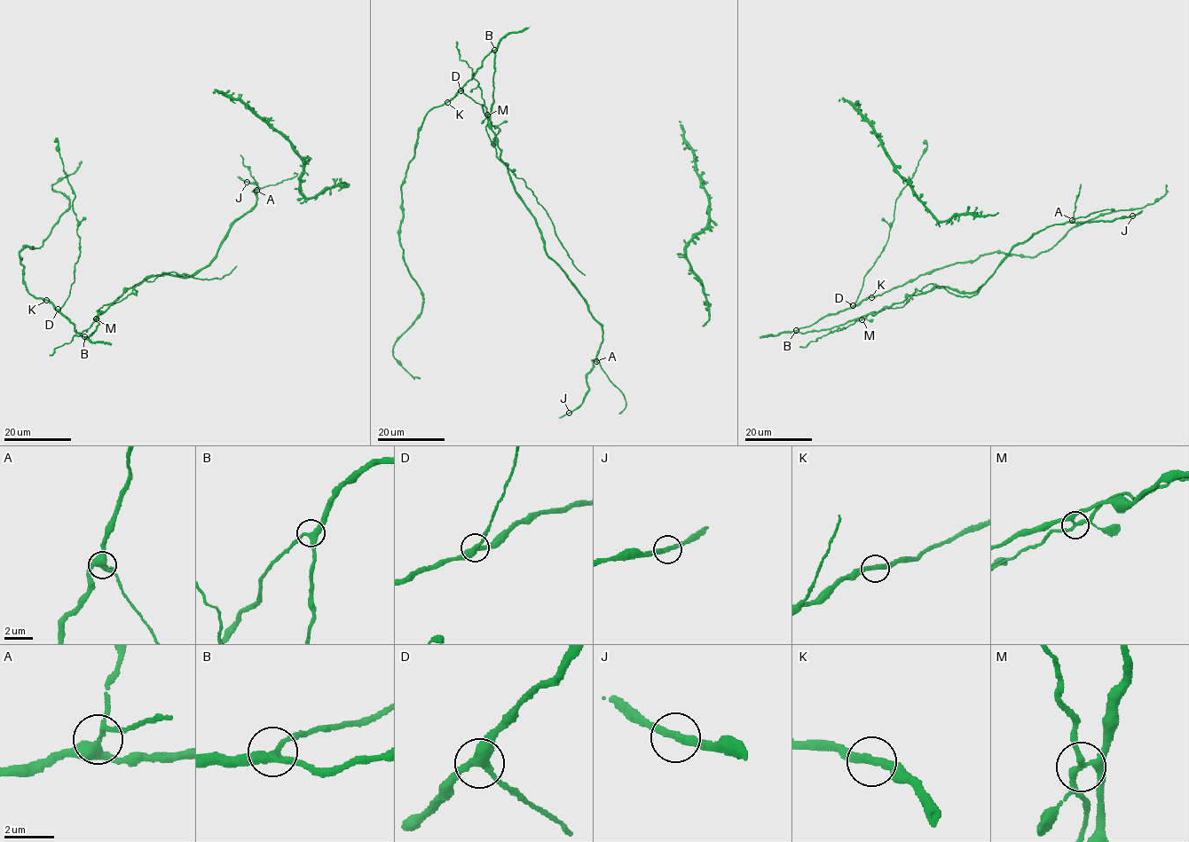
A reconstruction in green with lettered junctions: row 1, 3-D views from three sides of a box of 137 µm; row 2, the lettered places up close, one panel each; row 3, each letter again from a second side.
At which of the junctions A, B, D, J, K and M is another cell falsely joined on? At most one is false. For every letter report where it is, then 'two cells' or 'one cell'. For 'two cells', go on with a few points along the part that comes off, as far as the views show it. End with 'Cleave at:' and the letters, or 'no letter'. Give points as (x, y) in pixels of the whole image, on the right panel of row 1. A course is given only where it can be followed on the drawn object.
A: (1072, 220) | one cell
B: (796, 330) | one cell
D: (853, 305) | one cell
J: (1132, 216) | one cell
K: (871, 297) | one cell
M: (862, 319) | two cells | (862, 318), (886, 308), (901, 308), (916, 289), (921, 290), (927, 285), (963, 297), (976, 295), (981, 287)
Cleave at: M

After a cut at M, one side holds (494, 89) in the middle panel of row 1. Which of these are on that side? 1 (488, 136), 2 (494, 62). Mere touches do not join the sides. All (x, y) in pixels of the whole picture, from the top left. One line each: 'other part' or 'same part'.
1: other part
2: same part

